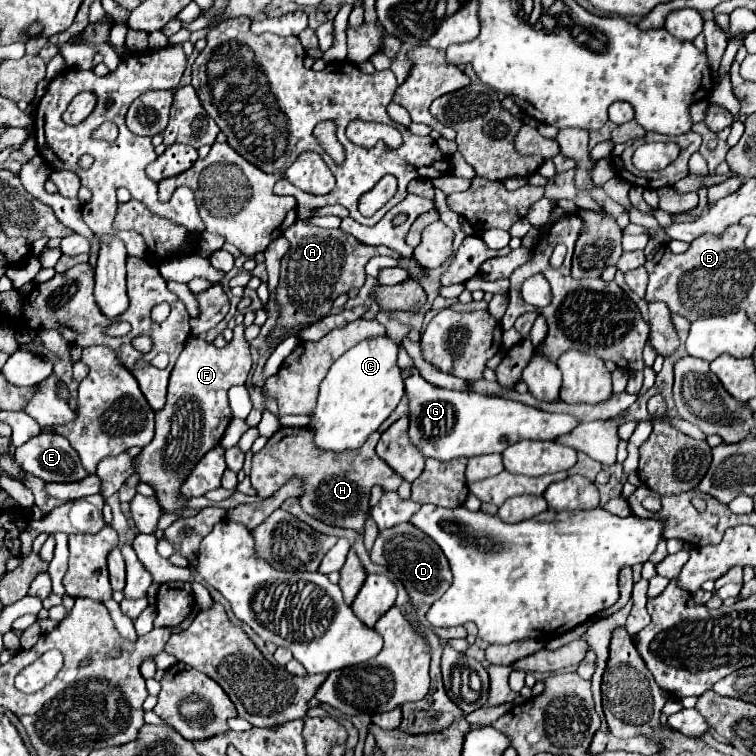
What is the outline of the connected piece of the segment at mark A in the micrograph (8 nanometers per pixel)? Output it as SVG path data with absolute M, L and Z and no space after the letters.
M297 220L293 226L289 226L283 236L289 240L289 252L281 260L281 278L277 286L277 302L281 306L281 318L279 324L271 336L271 342L277 340L279 334L291 330L297 326L309 326L317 320L321 320L325 314L329 314L333 300L349 292L351 288L361 288L365 284L365 264L373 256L391 256L399 258L399 254L391 248L383 246L365 246L359 244L351 234L327 228L309 226L303 220Z

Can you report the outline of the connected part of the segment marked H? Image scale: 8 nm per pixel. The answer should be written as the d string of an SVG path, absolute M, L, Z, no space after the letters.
M279 428L267 442L267 446L253 456L251 470L251 486L255 488L259 498L267 498L277 492L289 478L303 476L307 484L299 504L305 512L313 514L319 520L325 520L333 526L353 528L363 534L365 516L369 512L369 490L379 484L387 490L397 490L403 482L399 474L395 474L375 452L381 432L373 432L361 448L347 452L325 452L315 448L313 444L315 432L311 428Z

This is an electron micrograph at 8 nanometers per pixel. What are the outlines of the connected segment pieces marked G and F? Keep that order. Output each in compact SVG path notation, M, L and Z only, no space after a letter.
M417 372L405 380L405 388L409 396L411 442L423 452L425 458L443 462L461 456L471 458L491 452L503 452L507 446L519 440L555 440L563 434L569 434L579 424L579 420L571 414L543 412L499 396L437 388L427 384Z
M243 324L235 326L235 336L225 348L215 348L199 338L187 340L171 372L167 404L163 412L155 414L155 438L135 458L139 478L157 488L157 500L165 512L183 508L179 500L179 484L183 484L183 476L191 472L191 466L195 460L199 460L199 456L203 456L203 452L209 452L215 444L219 444L225 428L231 422L227 392L231 386L245 384L253 366L249 342L245 340L243 330Z

